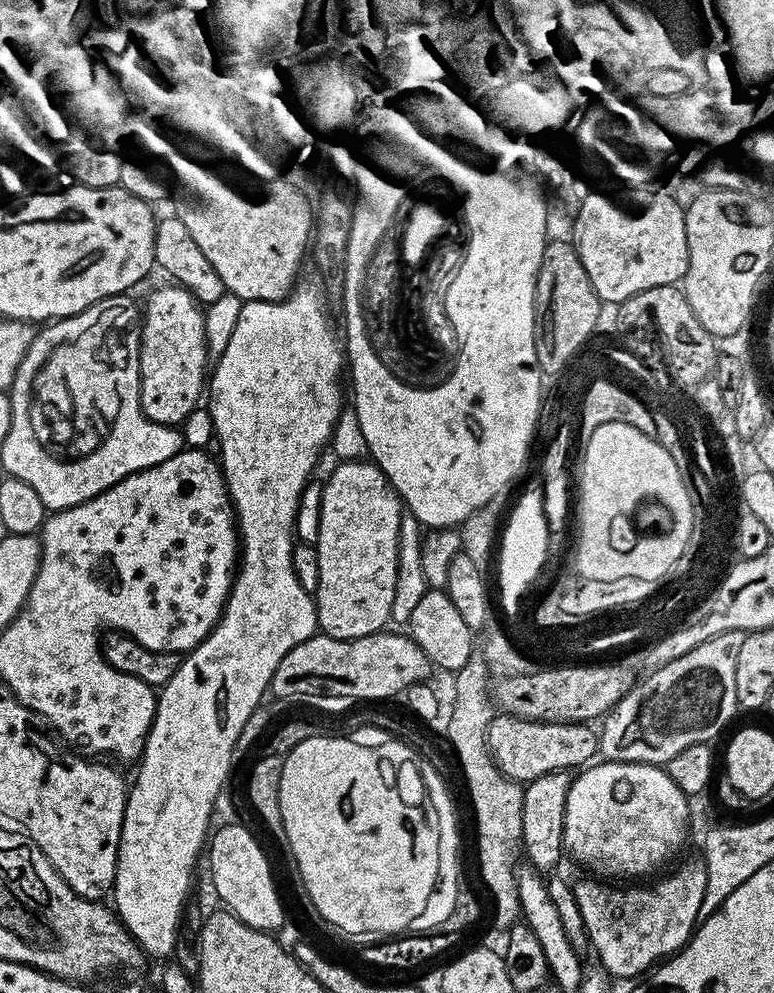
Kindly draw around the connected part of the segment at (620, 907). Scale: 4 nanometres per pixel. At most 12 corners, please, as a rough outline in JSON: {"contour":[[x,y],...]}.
{"contour":[[703,859],[645,888],[577,879],[609,977],[643,977],[692,939]]}

